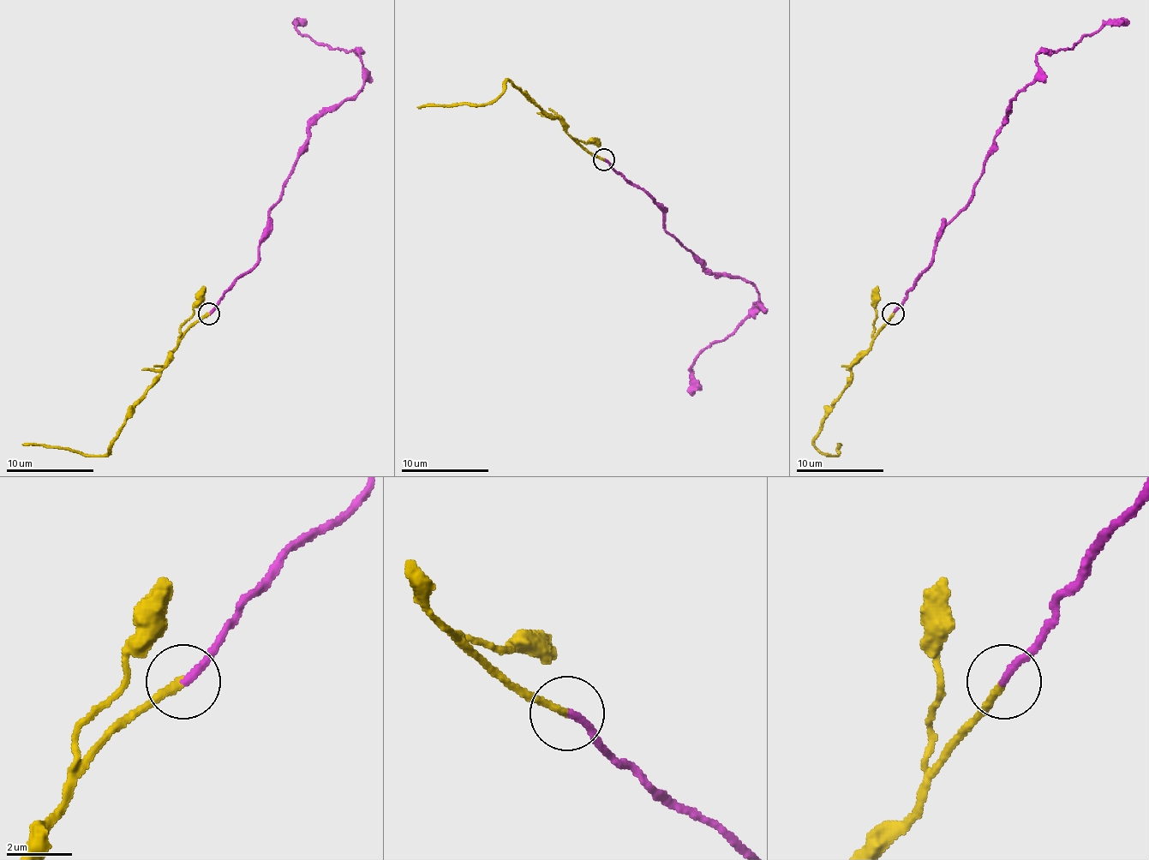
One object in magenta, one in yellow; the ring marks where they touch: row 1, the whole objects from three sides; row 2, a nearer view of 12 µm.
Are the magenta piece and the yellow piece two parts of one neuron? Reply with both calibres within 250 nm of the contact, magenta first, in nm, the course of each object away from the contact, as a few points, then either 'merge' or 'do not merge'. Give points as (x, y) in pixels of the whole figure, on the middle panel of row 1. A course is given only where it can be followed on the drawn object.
240/200 nm | magenta via (603, 159), (658, 205), (662, 227), (702, 265), (744, 277), (759, 295), (730, 334), (697, 356), (693, 396) | yellow via (603, 159), (572, 137), (554, 117), (550, 117), (509, 80), (498, 95), (485, 104), (416, 106) | merge

